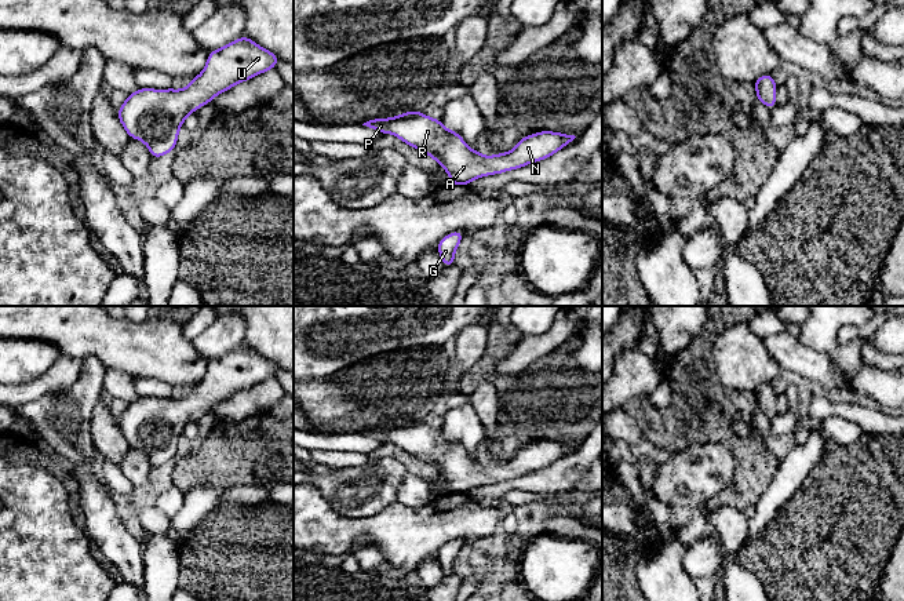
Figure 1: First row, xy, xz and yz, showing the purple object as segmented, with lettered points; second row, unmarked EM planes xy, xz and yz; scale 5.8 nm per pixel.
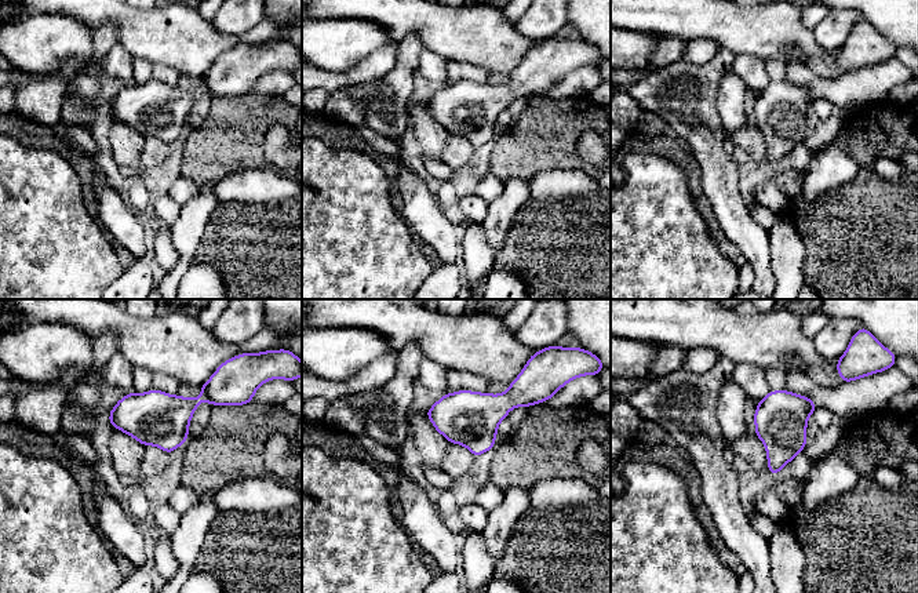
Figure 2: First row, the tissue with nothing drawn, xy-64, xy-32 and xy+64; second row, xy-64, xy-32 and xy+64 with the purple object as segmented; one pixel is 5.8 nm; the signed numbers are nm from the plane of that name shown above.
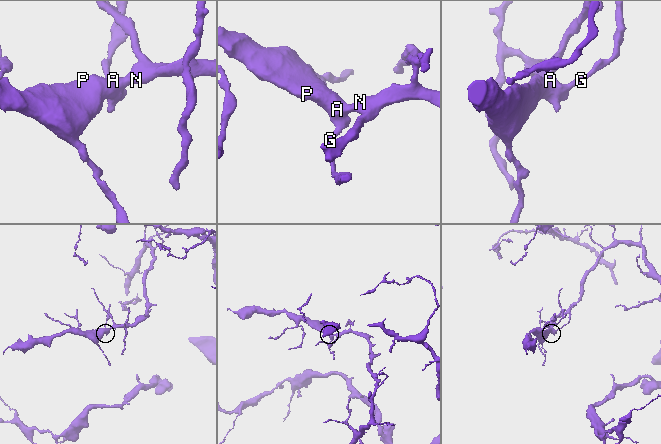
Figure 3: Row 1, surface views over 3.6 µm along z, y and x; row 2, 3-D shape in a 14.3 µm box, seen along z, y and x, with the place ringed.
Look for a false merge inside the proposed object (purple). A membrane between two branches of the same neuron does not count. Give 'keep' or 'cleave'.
keep

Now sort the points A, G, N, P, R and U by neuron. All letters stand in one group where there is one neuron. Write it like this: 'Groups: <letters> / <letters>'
Groups: A G N P R U

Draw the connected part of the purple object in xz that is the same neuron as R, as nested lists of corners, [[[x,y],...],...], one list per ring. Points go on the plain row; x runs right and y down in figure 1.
[[[420,419],[405,420],[396,426],[372,427],[362,434],[391,442],[405,454],[431,465],[449,485],[451,493],[470,493],[474,488],[513,480],[544,469],[565,456],[576,445],[562,441],[539,440],[525,444],[510,460],[484,465],[471,459],[456,440],[448,438],[440,427]]]

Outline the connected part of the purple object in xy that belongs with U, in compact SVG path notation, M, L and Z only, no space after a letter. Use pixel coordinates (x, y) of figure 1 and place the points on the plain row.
M249 346L209 361L203 380L182 398L139 397L117 425L130 447L143 451L153 467L176 456L185 427L216 404L276 376L280 367Z

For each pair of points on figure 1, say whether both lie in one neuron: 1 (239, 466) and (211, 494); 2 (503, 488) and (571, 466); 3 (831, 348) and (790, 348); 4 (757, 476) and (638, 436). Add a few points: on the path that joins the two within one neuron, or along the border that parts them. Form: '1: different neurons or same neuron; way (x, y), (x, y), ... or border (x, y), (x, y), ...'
1: different neurons; border (226, 487), (193, 485), (186, 491)
2: same neuron; way (520, 483), (542, 483), (554, 479)
3: different neurons; border (795, 335), (804, 345), (828, 354), (837, 365)
4: different neurons; border (627, 412), (648, 439)

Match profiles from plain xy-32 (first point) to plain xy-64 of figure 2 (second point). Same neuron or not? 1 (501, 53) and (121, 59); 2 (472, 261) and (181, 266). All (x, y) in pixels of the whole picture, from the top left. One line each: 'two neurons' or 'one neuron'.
1: two neurons
2: two neurons

